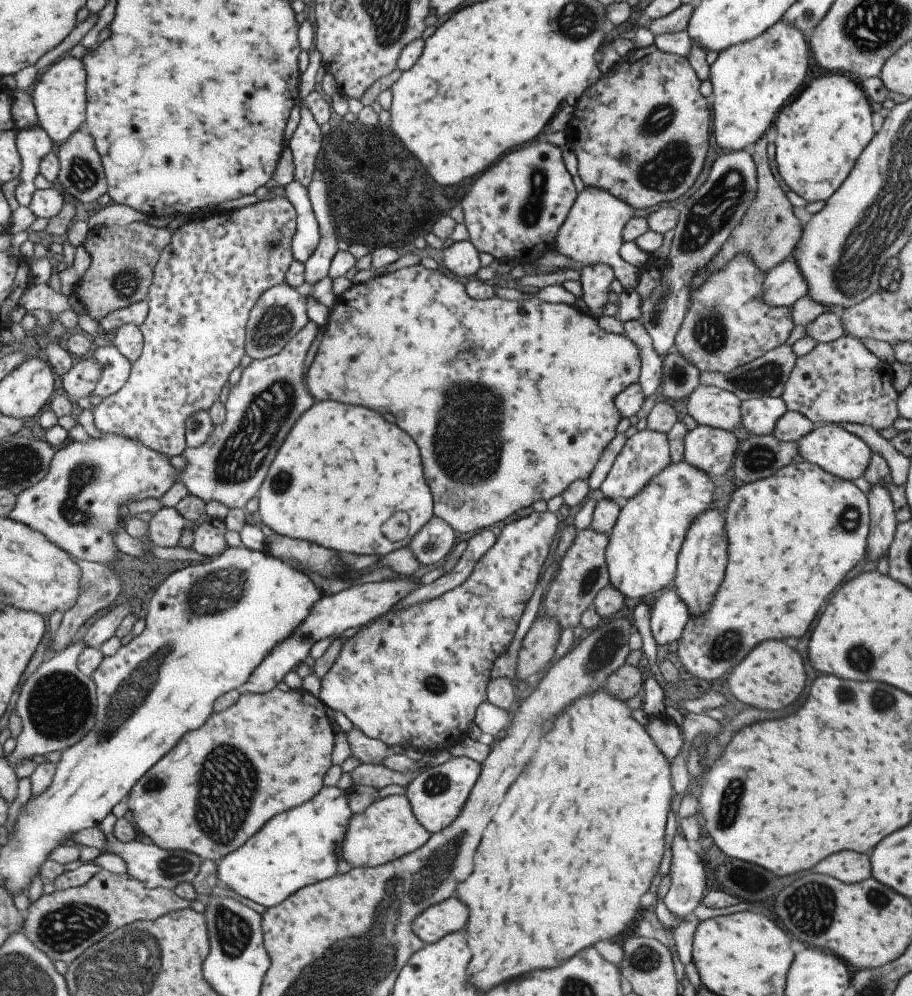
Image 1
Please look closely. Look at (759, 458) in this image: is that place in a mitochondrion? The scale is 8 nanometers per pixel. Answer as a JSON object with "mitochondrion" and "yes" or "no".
{"mitochondrion":"yes"}

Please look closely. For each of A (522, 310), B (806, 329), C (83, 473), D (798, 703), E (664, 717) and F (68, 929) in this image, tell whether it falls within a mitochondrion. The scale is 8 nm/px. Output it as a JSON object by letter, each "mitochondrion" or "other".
{"A":"other","B":"other","C":"mitochondrion","D":"other","E":"other","F":"mitochondrion"}

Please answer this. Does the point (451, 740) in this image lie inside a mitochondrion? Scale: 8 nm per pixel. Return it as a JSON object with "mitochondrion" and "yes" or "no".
{"mitochondrion":"no"}

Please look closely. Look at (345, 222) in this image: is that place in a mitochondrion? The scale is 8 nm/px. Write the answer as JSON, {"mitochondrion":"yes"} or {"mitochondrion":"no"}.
{"mitochondrion":"yes"}

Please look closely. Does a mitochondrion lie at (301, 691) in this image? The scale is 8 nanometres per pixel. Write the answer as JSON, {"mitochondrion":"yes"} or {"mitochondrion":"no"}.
{"mitochondrion":"no"}

